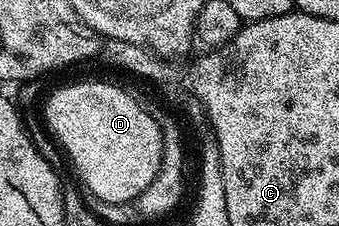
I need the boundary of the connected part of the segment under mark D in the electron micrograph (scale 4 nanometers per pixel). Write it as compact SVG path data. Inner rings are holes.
M72 83L69 87L60 87L48 99L48 108L45 106L42 111L43 118L48 119L48 127L56 134L56 139L62 146L68 150L68 155L72 158L72 163L76 166L76 171L80 174L82 182L88 186L86 189L88 195L98 197L102 201L118 201L119 203L131 203L142 193L142 189L146 189L146 185L150 185L150 181L154 181L154 177L160 168L162 161L162 153L164 152L164 138L160 132L160 127L156 123L156 116L150 110L147 111L138 100L132 95L127 95L120 87L115 87L112 83Z

